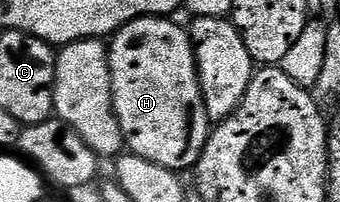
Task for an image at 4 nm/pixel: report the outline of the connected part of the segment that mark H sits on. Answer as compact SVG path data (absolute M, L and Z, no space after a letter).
M140 16L123 25L108 41L109 73L113 87L113 113L121 127L125 148L147 162L155 162L172 172L192 169L209 141L211 121L201 97L197 77L197 59L193 56L193 41L188 31L176 24L176 19L163 16Z

